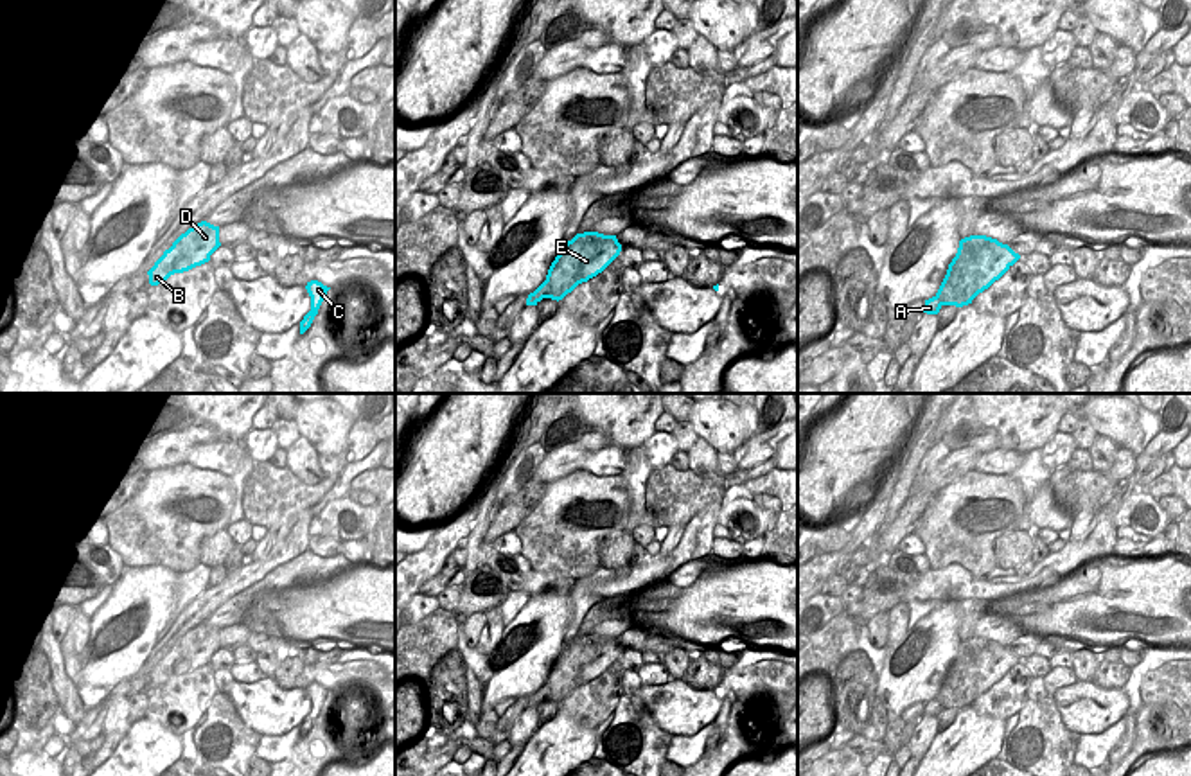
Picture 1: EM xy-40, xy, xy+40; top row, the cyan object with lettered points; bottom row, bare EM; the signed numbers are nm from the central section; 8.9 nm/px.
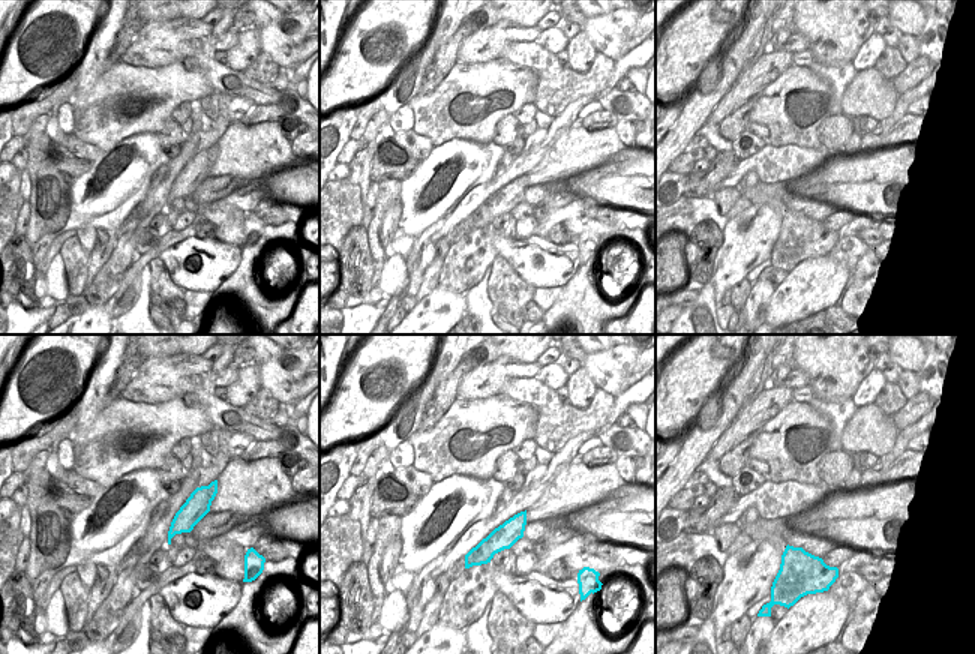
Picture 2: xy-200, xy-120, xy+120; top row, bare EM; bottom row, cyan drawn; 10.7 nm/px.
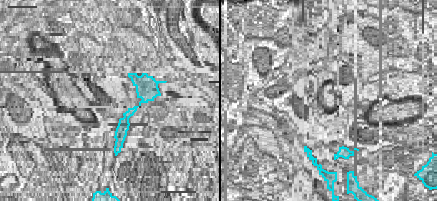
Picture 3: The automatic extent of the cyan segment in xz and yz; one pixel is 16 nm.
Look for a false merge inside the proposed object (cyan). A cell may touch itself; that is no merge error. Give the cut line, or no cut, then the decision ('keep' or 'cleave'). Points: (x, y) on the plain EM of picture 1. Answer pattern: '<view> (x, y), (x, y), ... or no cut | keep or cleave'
xy+40 (933, 699), (942, 706) | cleave

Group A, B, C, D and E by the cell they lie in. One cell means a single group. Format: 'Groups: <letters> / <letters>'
Groups: A / B C D E

